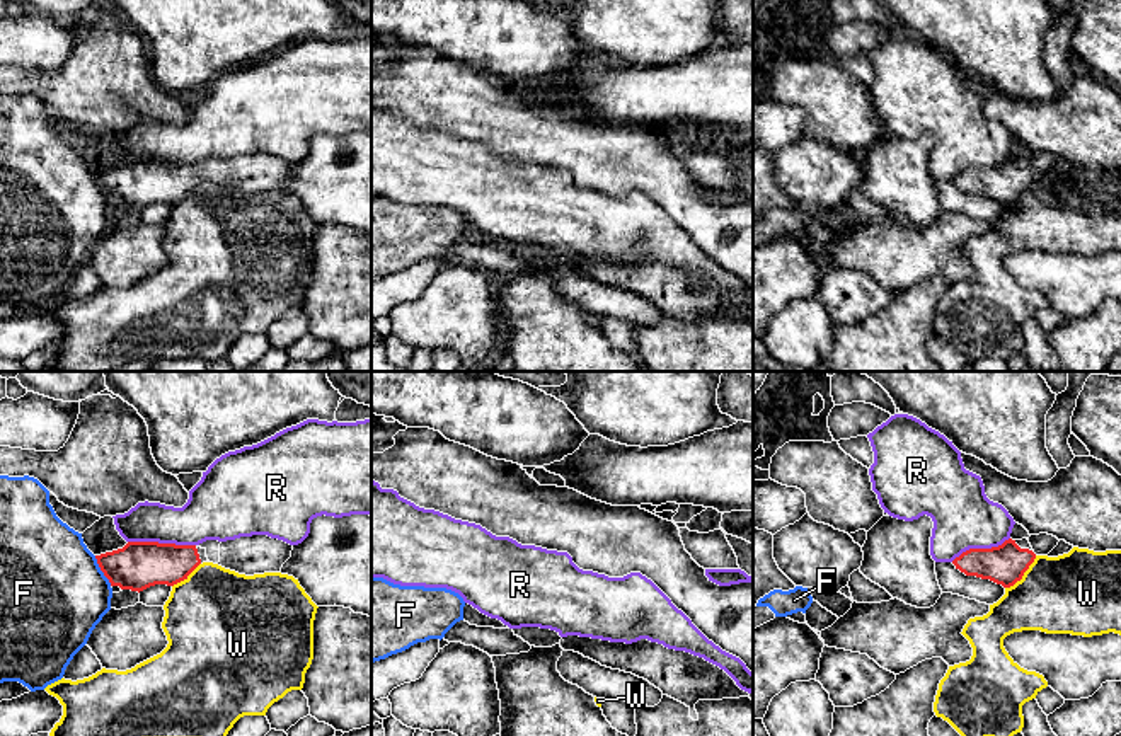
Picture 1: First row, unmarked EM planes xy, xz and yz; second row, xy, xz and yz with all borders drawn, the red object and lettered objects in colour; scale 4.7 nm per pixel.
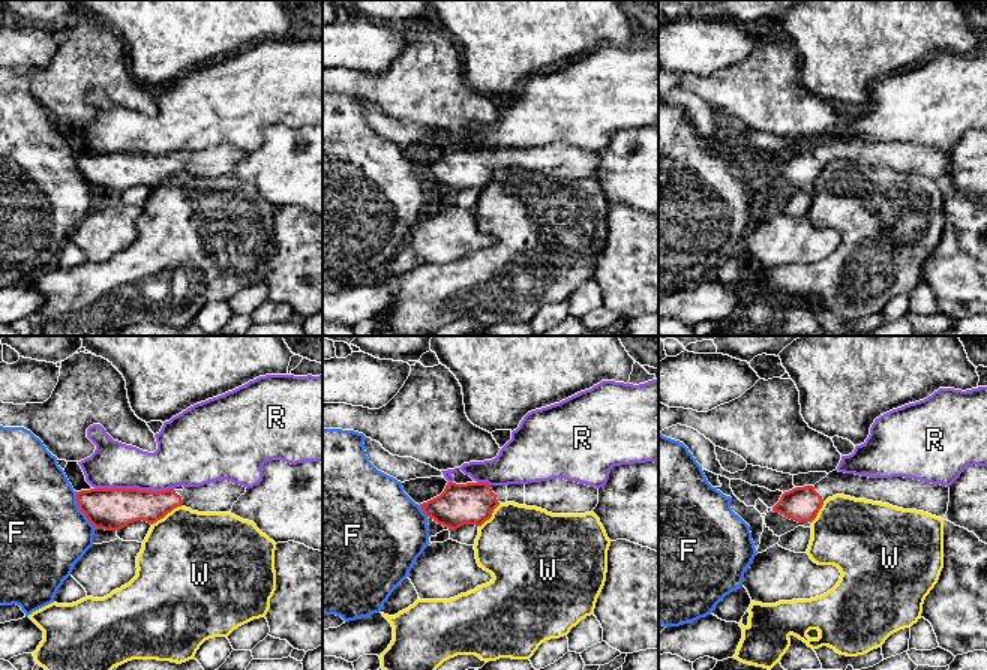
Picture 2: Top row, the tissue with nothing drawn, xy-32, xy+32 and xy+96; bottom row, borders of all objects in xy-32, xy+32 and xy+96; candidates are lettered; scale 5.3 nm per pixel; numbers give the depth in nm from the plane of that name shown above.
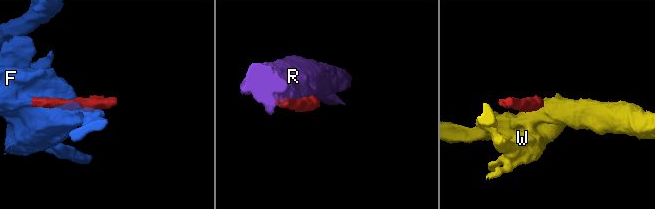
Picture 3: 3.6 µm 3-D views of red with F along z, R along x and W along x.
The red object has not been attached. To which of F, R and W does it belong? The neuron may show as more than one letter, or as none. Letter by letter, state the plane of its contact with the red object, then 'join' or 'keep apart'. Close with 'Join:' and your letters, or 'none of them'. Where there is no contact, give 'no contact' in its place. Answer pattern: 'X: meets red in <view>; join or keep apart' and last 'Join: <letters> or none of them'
F: meets red in xy; keep apart
R: meets red in xy; keep apart
W: meets red in yz; keep apart
Join: none of them

